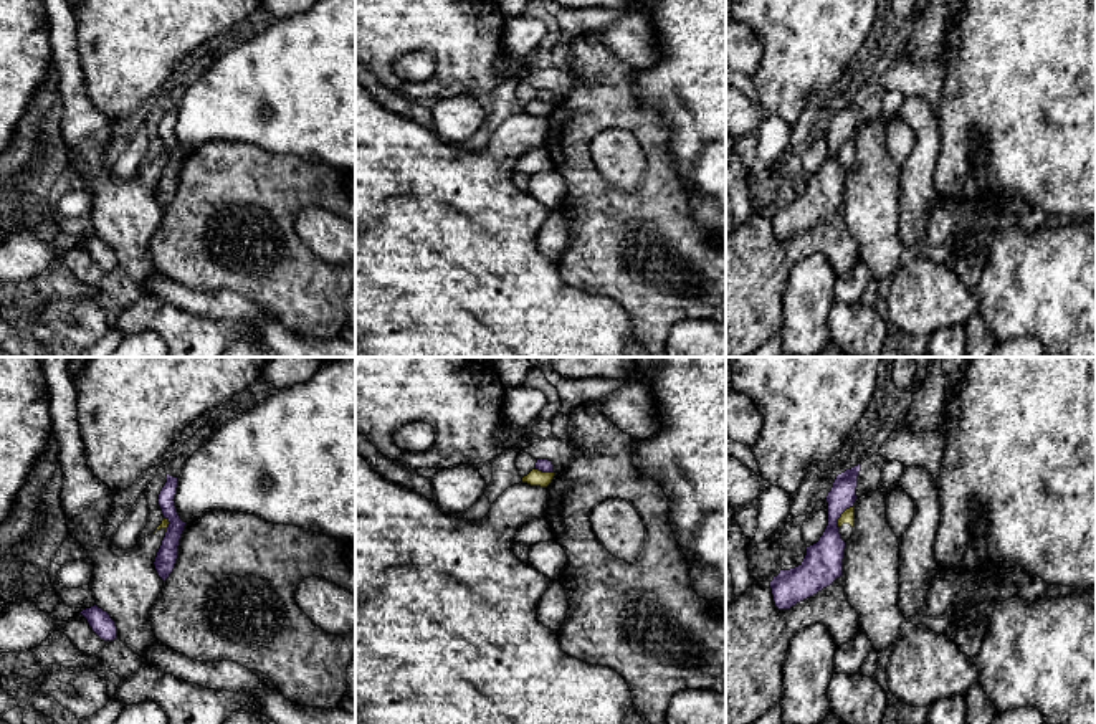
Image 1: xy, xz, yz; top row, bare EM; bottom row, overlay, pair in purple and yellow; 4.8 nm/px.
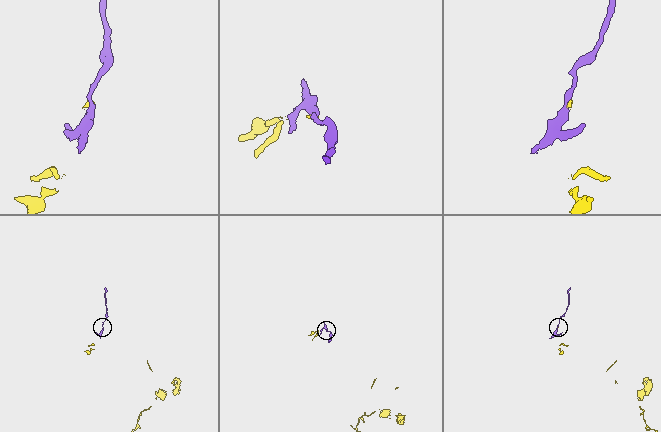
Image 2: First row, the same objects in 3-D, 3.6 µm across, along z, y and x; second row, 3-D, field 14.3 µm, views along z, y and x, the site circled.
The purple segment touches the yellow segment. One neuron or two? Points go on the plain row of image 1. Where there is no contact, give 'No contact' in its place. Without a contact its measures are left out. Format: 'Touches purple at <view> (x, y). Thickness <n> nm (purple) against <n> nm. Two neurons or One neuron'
Touches purple at yz (840, 146). Thickness 190 nm (purple) against 60 nm. Two neurons

